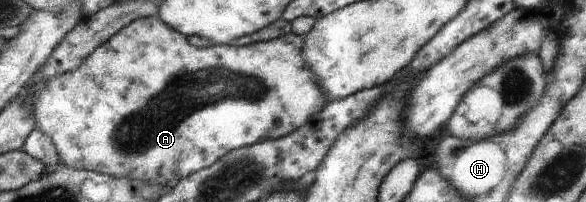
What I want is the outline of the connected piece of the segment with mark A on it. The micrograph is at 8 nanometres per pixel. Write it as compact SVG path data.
M145 16L129 22L119 32L113 34L107 42L101 44L94 52L88 54L77 70L61 74L59 78L35 84L31 94L27 96L27 106L33 112L36 128L45 132L53 140L62 165L75 167L87 171L96 171L115 178L128 178L129 180L145 180L150 184L174 185L191 174L200 173L201 170L220 161L225 154L245 146L256 146L257 142L270 139L279 139L291 134L305 125L313 114L320 112L329 102L325 92L315 84L311 70L305 66L303 60L304 38L294 33L274 39L244 46L210 45L205 48L192 46L184 35L164 24L159 18Z

